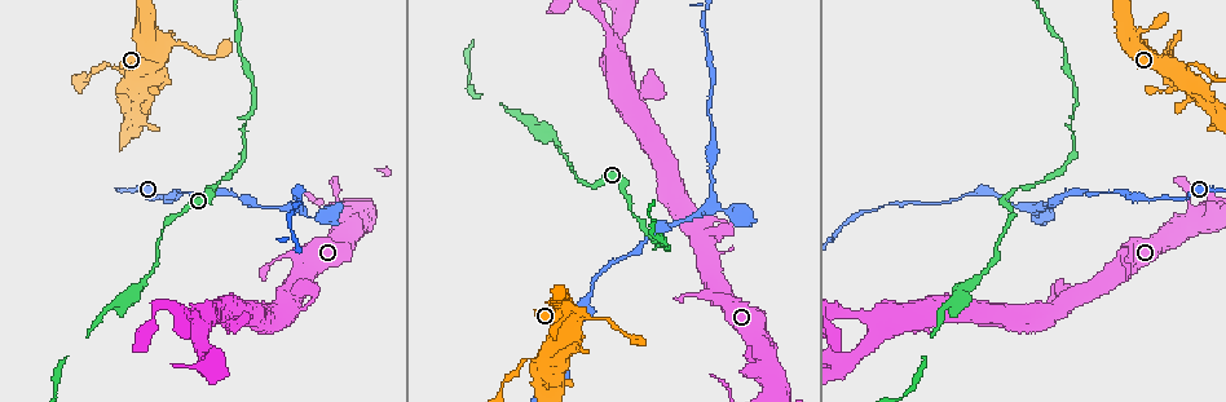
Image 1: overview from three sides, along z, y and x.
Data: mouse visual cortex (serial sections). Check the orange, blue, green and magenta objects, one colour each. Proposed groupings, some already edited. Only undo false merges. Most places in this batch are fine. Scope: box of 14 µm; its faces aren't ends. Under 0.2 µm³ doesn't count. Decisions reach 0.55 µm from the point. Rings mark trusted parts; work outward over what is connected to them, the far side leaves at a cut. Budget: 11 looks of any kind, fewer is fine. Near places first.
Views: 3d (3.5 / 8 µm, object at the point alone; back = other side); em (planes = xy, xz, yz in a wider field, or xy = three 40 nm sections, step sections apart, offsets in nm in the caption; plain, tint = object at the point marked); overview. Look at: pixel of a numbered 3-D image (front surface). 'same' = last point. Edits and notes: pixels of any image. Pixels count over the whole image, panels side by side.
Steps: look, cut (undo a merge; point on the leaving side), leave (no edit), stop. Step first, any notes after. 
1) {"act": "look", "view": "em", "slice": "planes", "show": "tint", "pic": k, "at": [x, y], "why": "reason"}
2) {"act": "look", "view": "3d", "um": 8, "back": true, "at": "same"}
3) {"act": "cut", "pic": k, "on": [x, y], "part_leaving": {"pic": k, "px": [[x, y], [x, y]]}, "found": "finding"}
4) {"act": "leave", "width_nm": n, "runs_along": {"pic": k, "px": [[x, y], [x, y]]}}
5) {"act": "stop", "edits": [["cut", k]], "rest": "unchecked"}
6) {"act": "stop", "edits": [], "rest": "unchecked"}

{"act": "look", "view": "3d", "um": 3.5, "pic": 1, "at": [1066, 50], "why": "thick turns thin"}

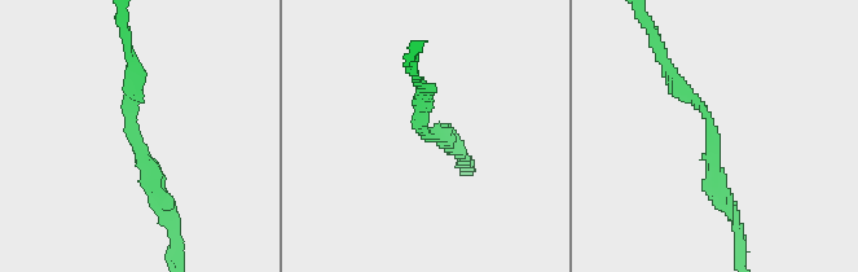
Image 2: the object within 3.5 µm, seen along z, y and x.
{"act": "look", "view": "em", "slice": "xy", "step": 5, "show": "tint", "pic": 2, "at": [713, 132], "arm_widths_nm": [150, 250]}

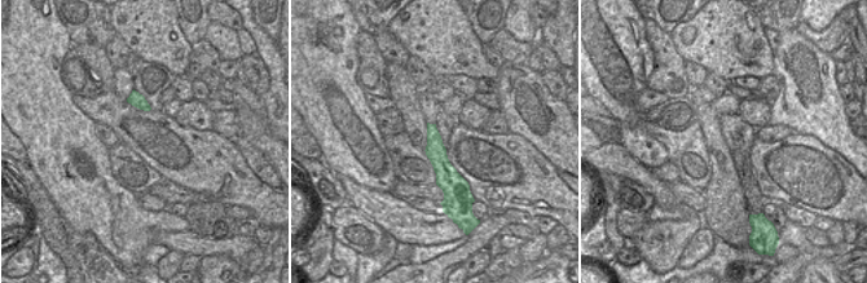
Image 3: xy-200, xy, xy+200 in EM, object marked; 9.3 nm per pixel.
{"act": "leave", "runs_along": {"pic": 3, "px": [[430, 127], [448, 178], [448, 195]]}, "found": "continuous, no second cell"}

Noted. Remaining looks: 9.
{"act": "look", "view": "3d", "um": 8, "pic": 1, "at": [525, 360], "why": "thin neck"}

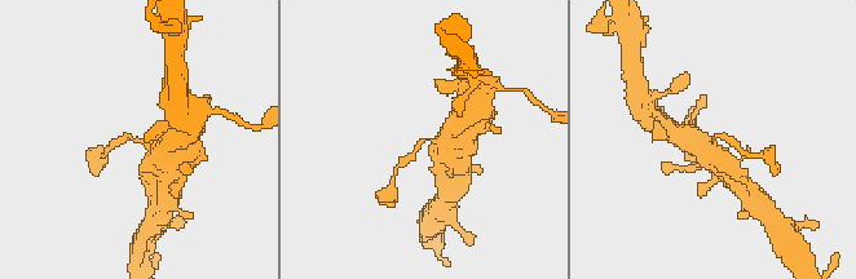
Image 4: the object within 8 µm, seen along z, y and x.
{"act": "look", "view": "em", "slice": "xy", "step": 1, "show": "tint", "pic": 4, "at": [712, 138], "arm_widths_nm": [250, 500], "why": "now the EM"}

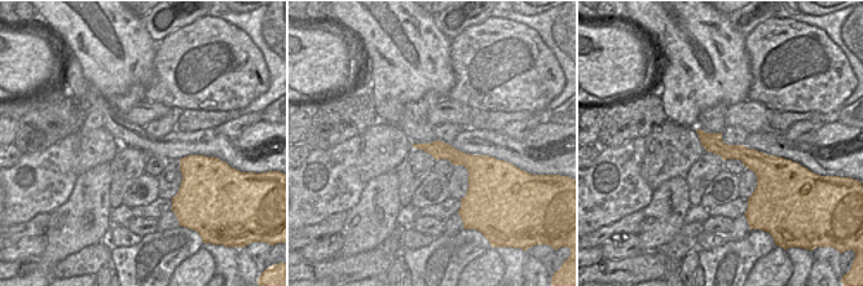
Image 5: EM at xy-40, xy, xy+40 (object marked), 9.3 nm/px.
{"act": "leave", "found": "one cell here"}

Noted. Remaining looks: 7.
{"act": "look", "view": "3d", "um": 3.5, "pic": 1, "at": [289, 206], "why": "three-way junction"}

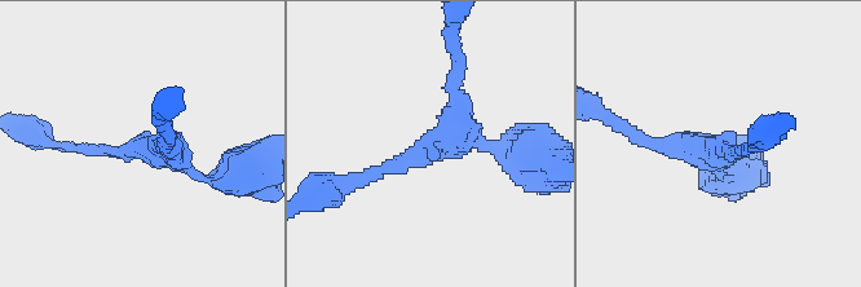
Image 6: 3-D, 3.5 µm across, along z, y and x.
{"act": "look", "view": "em", "slice": "xy", "step": 3, "show": "tint", "pic": 6, "at": [154, 148], "why": "shape alone is not enough"}

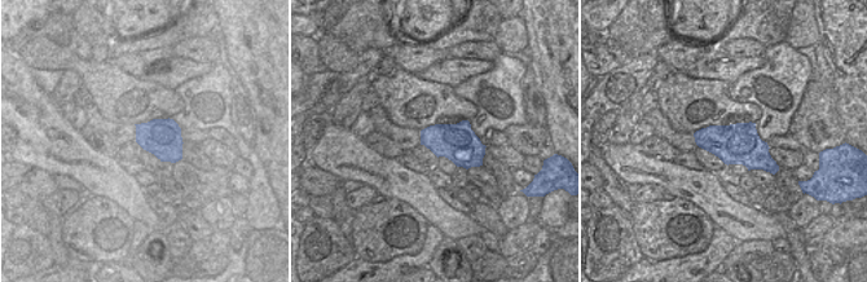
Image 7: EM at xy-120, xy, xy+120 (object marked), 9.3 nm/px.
{"act": "leave", "arm_widths_nm": [150, 150, 200], "runs_along": {"pic": 6, "px": [[78, 146], [153, 146], [193, 175], [229, 179]]}, "found": "one cell here"}

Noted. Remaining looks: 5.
{"act": "look", "view": "3d", "um": 3.5, "pic": 1, "at": [222, 319], "why": "abrupt turn"}

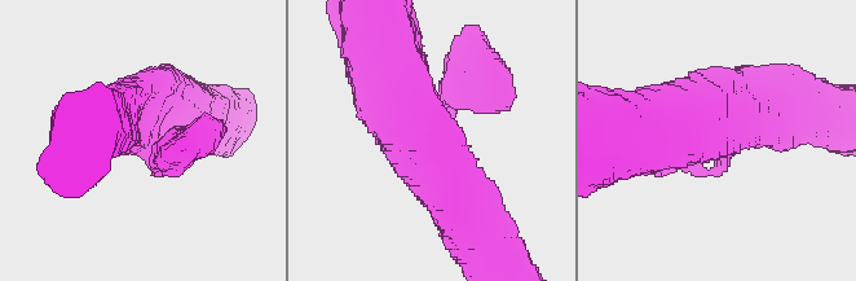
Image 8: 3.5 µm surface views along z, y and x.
{"act": "look", "view": "em", "slice": "planes", "show": "tint", "pic": 8, "at": [144, 145], "why": "need the tissue"}

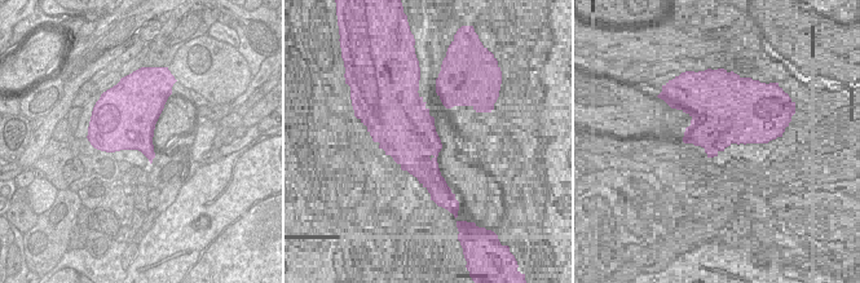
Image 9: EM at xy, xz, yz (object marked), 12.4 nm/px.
{"act": "leave", "runs_along": {"pic": 8, "px": [[458, 205], [418, 159], [383, 60]]}, "found": "one cell here"}

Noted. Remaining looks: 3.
{"act": "stop", "edits": [], "rest": "unchecked"}

